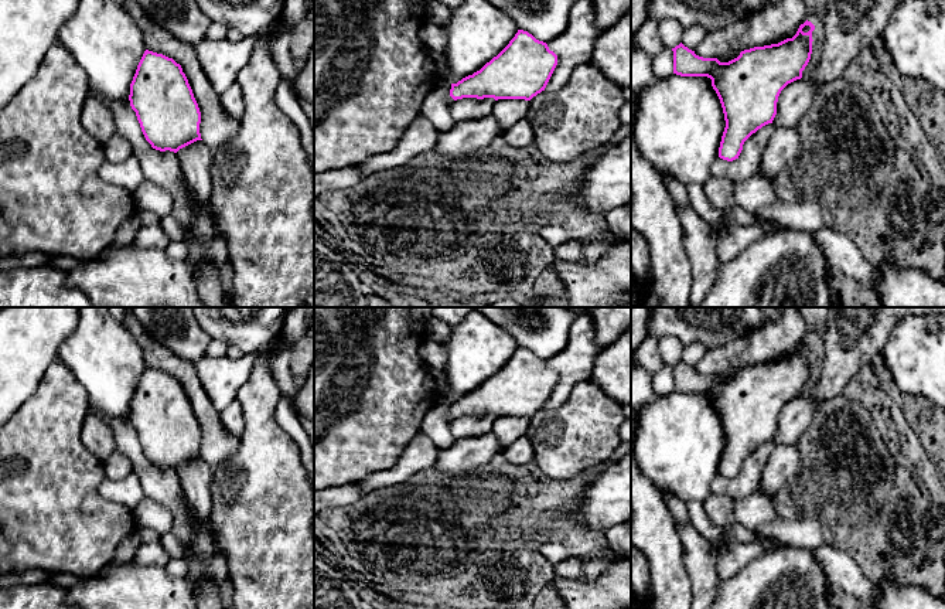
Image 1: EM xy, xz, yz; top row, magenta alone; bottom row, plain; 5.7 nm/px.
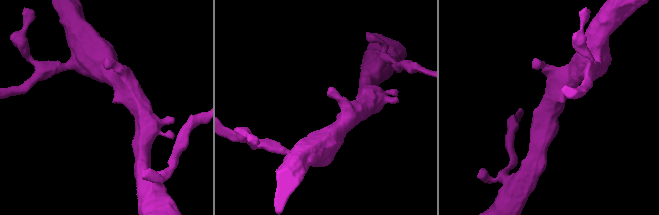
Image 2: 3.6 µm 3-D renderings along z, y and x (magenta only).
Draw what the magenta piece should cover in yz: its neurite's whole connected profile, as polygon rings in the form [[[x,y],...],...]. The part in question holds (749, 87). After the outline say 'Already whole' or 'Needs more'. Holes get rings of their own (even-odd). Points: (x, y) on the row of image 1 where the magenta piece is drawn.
[[[806,20],[792,38],[744,50],[729,62],[699,57],[682,42],[672,48],[673,74],[712,79],[726,120],[720,159],[738,159],[744,142],[772,123],[781,91],[802,78],[811,59],[813,30],[815,25]]]. Already whole

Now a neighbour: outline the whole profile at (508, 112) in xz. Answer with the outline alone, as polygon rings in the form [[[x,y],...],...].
[[[498,99],[492,108],[492,116],[502,126],[504,132],[526,118],[531,101]]]

